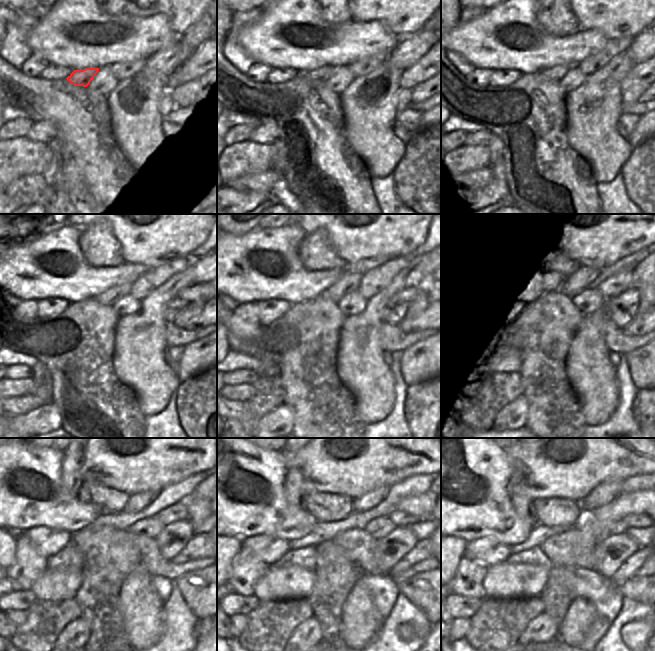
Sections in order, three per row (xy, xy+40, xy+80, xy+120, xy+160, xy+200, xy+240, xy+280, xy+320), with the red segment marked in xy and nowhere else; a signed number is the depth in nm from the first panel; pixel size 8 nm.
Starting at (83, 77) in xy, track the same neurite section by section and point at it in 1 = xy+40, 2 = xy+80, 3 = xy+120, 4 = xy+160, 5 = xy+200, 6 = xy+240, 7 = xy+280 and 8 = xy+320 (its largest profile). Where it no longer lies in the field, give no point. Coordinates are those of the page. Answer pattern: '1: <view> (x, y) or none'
1: xy+40 (322, 74)
2: xy+80 (554, 74)
3: xy+120 (108, 298)
4: xy+160 (349, 283)
5: xy+200 (579, 281)
6: xy+240 (136, 502)
7: xy+280 (372, 498)
8: xy+320 (608, 491)

